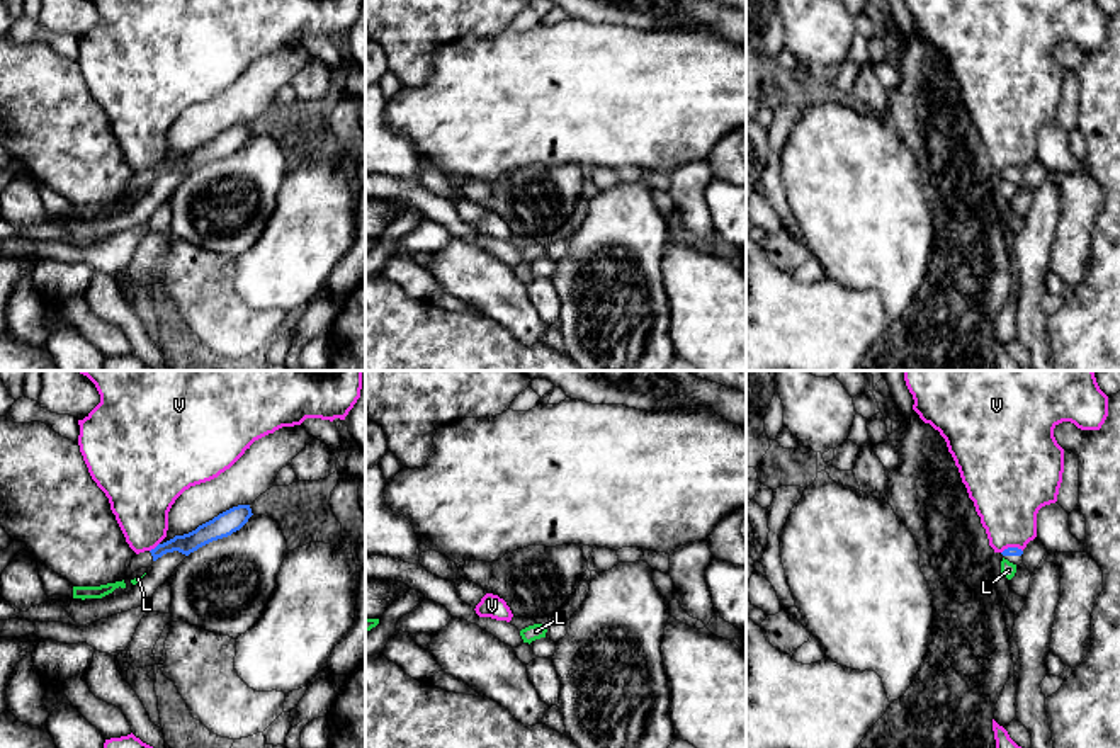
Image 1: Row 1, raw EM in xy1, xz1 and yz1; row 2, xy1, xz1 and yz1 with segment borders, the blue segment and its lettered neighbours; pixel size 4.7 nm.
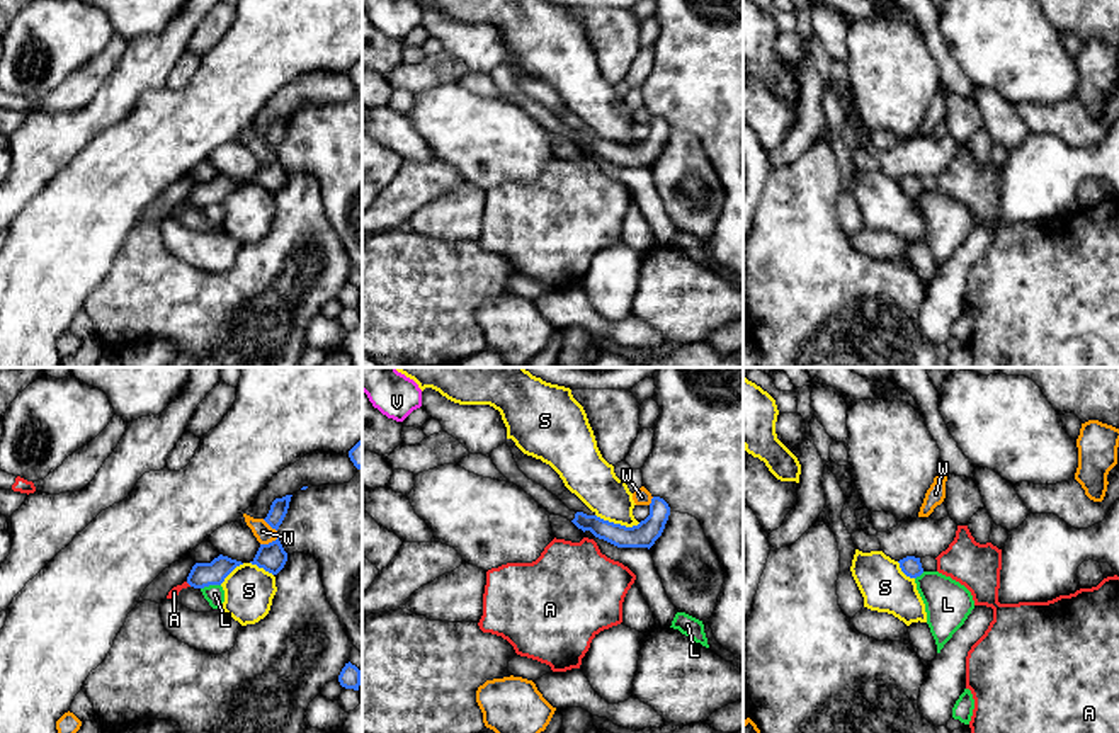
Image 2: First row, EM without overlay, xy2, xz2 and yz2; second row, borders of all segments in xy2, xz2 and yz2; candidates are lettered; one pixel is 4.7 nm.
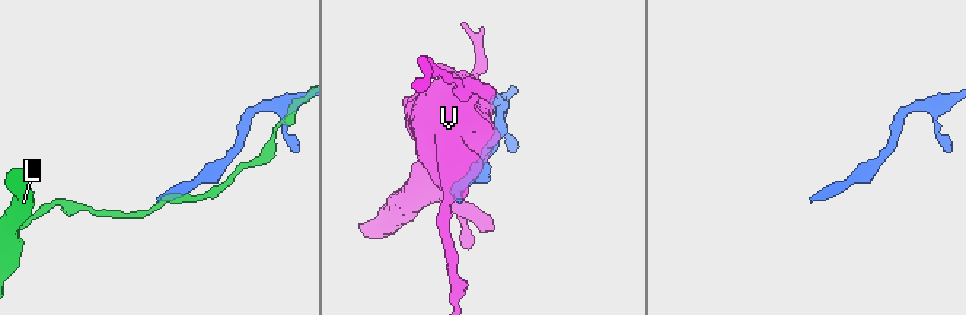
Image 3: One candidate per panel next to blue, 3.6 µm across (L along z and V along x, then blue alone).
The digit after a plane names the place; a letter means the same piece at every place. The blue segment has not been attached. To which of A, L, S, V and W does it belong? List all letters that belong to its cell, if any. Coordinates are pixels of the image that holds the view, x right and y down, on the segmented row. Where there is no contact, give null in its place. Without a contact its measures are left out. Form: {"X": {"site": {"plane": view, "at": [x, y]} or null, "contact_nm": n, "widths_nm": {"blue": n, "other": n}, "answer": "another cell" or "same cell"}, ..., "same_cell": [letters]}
{"A": {"site": {"plane": "xy2", "at": [189, 584]}, "contact_nm": 40, "widths_nm": {"blue": 120, "other": 50}, "answer": "another cell"}, "L": {"site": {"plane": "xy2", "at": [210, 584]}, "contact_nm": 100, "widths_nm": {"blue": 120, "other": 90}, "answer": "another cell"}, "S": {"site": {"plane": "xz2", "at": [618, 524]}, "contact_nm": 220, "widths_nm": {"blue": 120, "other": 220}, "answer": "another cell"}, "V": {"site": {"plane": "xy1", "at": [155, 548]}, "contact_nm": 60, "widths_nm": {"blue": 90, "other": 300}, "answer": "another cell"}, "W": {"site": {"plane": "xy2", "at": [269, 543]}, "contact_nm": 90, "widths_nm": {"blue": 130, "other": 90}, "answer": "another cell"}, "same_cell": []}

